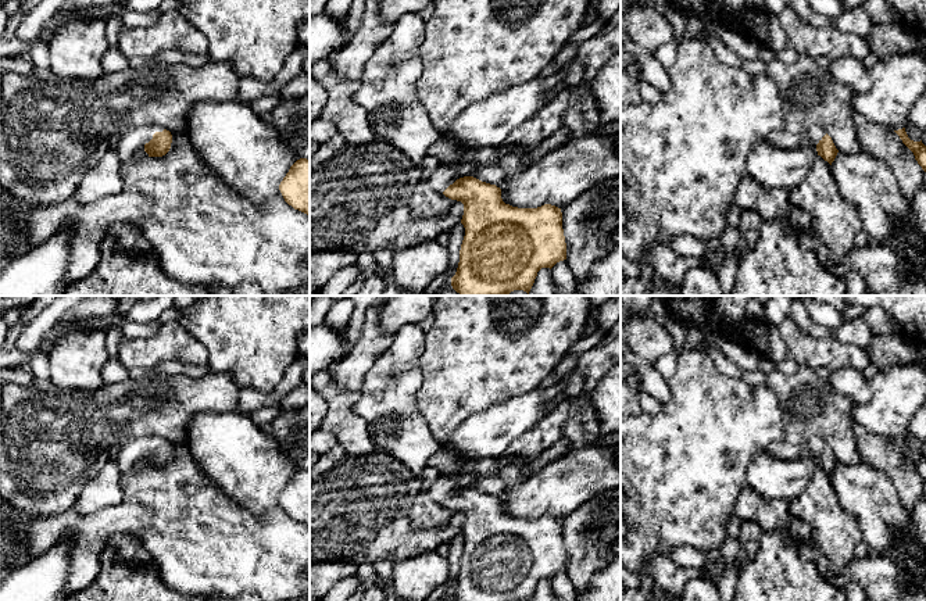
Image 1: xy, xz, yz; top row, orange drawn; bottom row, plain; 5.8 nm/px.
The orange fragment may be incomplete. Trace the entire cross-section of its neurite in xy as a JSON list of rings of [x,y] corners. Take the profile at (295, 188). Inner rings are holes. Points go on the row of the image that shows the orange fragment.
[[[297,160],[279,185],[285,201],[310,217],[310,160]]]

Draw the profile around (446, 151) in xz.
[[[443,136],[432,149],[432,155],[439,164],[450,164],[455,161],[469,161],[476,165],[487,165],[497,160],[501,153],[508,151],[507,147],[485,147],[478,150],[464,150],[451,139]]]

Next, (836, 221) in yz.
[[[818,155],[805,180],[789,192],[789,198],[812,218],[811,233],[825,243],[832,262],[843,261],[864,226],[861,211],[843,197],[830,164]]]

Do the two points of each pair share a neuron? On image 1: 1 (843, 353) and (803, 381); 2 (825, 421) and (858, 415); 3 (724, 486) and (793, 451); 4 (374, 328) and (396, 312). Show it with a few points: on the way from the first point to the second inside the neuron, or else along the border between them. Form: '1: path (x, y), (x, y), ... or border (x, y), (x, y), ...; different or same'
1: border (801, 364), (812, 369); different
2: border (853, 403), (851, 422); different
3: border (783, 421), (783, 436), (767, 450); different
4: border (379, 310), (379, 326), (393, 335); different

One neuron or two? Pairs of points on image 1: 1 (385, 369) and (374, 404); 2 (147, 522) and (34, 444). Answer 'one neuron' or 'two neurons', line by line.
1: one neuron
2: two neurons

